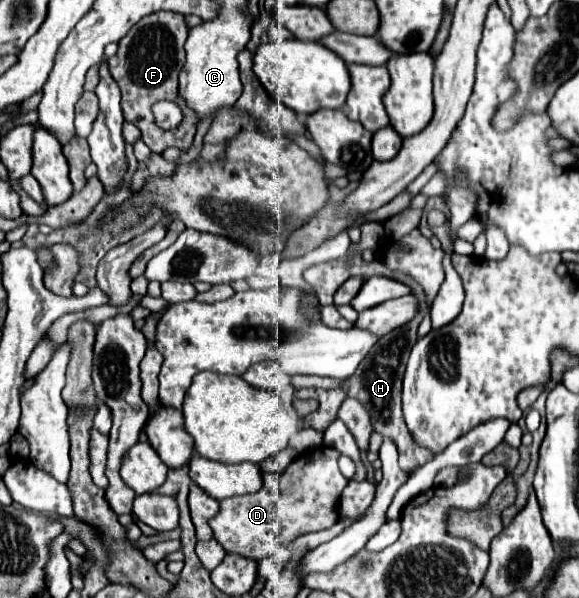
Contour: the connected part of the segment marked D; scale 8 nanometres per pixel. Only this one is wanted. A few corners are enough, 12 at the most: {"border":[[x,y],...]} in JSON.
{"border":[[333,447],[223,499],[211,529],[261,561],[331,527],[349,481]]}

